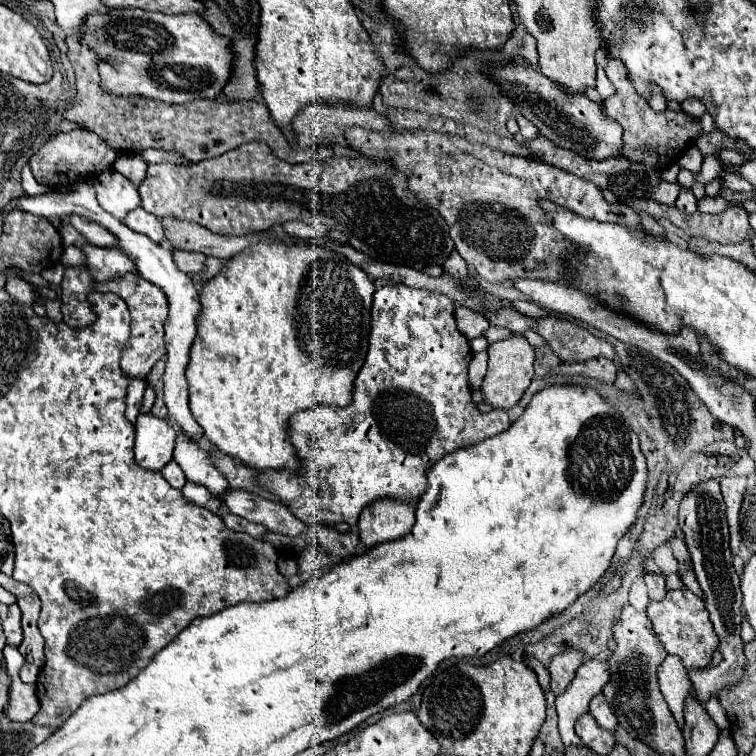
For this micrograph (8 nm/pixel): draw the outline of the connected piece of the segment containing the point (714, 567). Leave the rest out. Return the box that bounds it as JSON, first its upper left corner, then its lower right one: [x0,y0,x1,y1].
[679,479,745,703]

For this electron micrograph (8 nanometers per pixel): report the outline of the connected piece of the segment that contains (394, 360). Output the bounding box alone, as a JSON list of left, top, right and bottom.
[255,283,511,527]

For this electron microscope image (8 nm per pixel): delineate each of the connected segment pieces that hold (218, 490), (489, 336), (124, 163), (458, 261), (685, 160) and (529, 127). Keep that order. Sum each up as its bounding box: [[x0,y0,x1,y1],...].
[[175,431,229,499],[485,326,511,344],[113,155,147,185],[443,253,467,277],[678,143,703,175],[517,117,539,139]]

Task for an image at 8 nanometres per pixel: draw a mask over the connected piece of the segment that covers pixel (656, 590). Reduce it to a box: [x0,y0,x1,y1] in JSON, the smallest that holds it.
[643,571,665,601]

